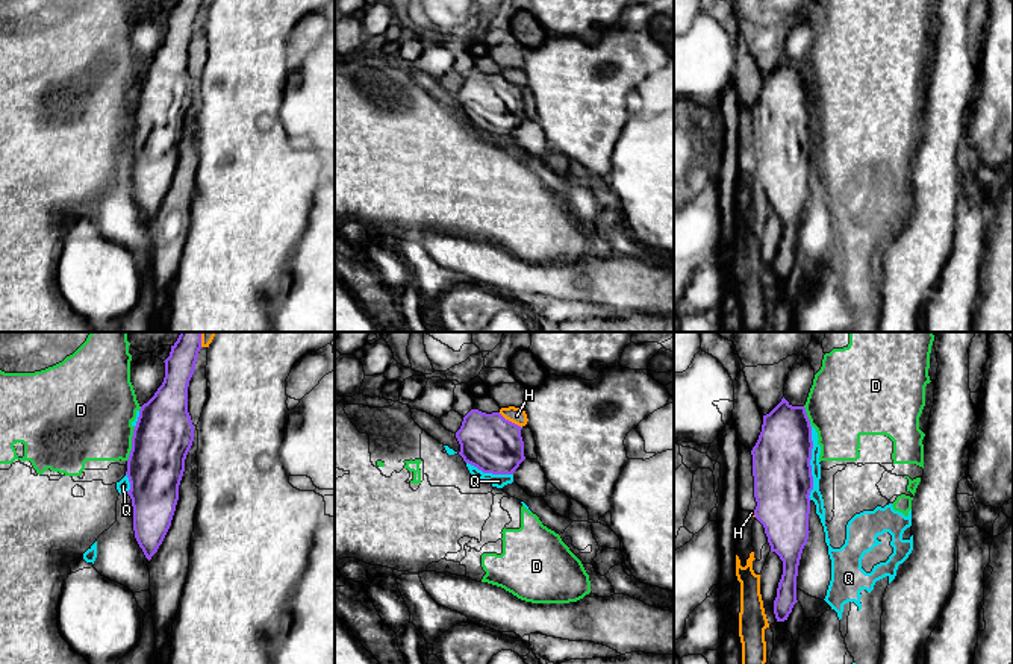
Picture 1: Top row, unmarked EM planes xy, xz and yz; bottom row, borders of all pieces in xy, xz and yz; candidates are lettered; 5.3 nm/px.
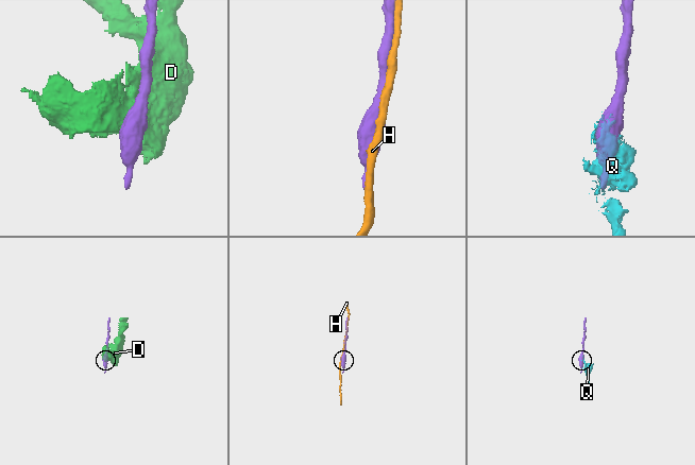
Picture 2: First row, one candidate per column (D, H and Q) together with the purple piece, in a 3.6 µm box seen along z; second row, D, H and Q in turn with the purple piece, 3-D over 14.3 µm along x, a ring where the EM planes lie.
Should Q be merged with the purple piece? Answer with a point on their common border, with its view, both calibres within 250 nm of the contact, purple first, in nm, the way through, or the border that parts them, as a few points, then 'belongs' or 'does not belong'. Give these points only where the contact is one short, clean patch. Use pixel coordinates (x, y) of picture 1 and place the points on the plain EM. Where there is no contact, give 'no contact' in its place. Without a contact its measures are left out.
meets purple in yz at (809, 123); 320 nm thick on the purple side, 60 nm on the other; does not belong

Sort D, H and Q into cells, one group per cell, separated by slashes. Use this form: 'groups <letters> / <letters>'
groups D Q / H

